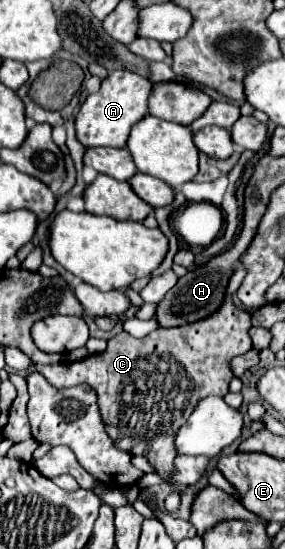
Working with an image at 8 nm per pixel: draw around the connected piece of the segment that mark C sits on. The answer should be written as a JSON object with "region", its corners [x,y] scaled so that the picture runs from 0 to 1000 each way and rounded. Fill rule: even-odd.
{"region":[[[842,475],[825,483],[786,552],[723,581],[596,599],[561,596],[491,617],[428,603],[379,621],[365,643],[309,647],[302,654],[253,661],[126,665],[126,676],[189,705],[316,701],[344,719],[351,756],[407,818],[512,832],[540,858],[582,880],[611,883],[611,836],[625,829],[611,800],[625,781],[667,760],[702,727],[730,719],[786,723],[800,716],[800,698],[821,687],[807,658],[884,636],[884,617],[870,610],[884,596],[884,570],[835,563],[814,548],[814,532],[835,528],[863,503],[863,490],[849,486],[856,483]],[[596,650],[611,650],[625,668],[639,668],[674,690],[674,712],[639,712],[639,683],[596,683]]]}

